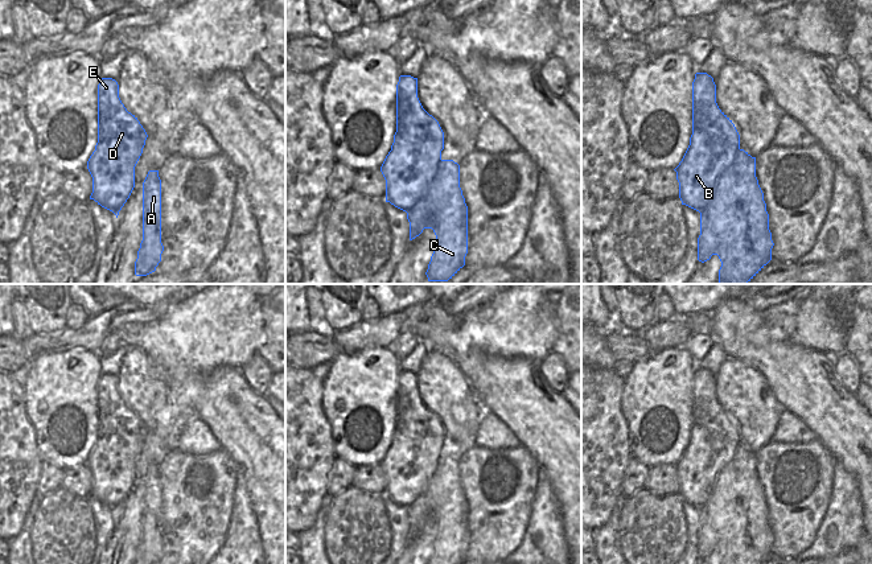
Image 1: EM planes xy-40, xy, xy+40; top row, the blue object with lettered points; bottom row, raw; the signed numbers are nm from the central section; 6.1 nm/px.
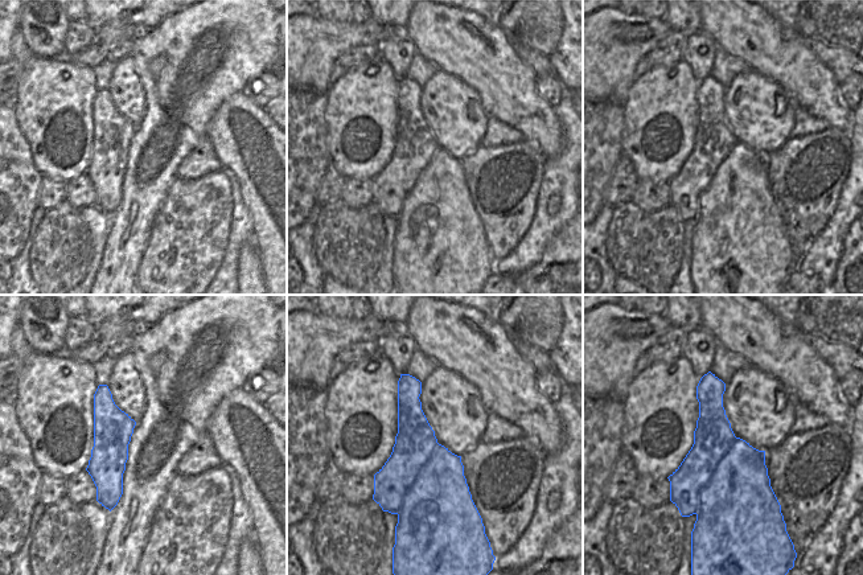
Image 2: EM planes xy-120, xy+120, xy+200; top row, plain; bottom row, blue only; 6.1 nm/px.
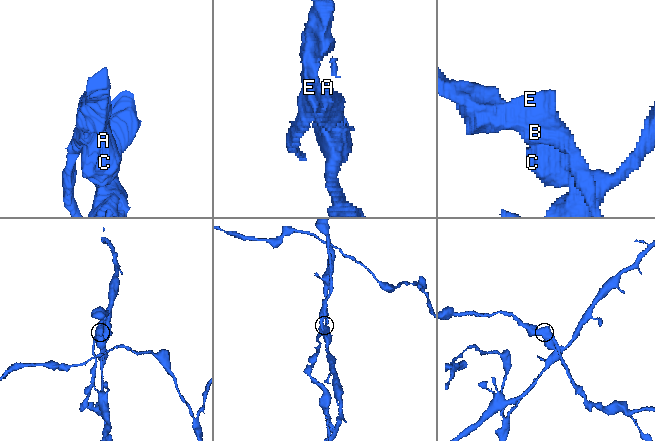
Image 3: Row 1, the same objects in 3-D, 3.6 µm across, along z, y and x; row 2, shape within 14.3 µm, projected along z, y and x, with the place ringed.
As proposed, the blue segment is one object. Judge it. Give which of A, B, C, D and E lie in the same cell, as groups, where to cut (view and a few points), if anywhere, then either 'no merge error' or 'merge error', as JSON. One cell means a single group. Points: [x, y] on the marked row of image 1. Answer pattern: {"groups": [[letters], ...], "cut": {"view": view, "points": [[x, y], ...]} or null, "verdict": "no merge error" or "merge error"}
{"groups": [["A", "C"], ["B", "D", "E"]], "cut": {"view": "xy+40", "points": [[740, 149], [729, 167], [719, 177], [708, 205], [700, 213]]}, "verdict": "merge error"}

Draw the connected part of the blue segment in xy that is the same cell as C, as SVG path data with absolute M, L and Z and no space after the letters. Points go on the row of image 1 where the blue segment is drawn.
M441 160L425 195L407 211L410 240L432 229L436 240L425 272L428 281L448 281L468 254L468 206L460 188L460 165Z

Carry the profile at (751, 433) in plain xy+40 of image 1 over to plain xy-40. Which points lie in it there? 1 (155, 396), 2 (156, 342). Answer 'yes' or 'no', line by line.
1: yes
2: no

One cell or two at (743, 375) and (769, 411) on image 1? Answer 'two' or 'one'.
one

